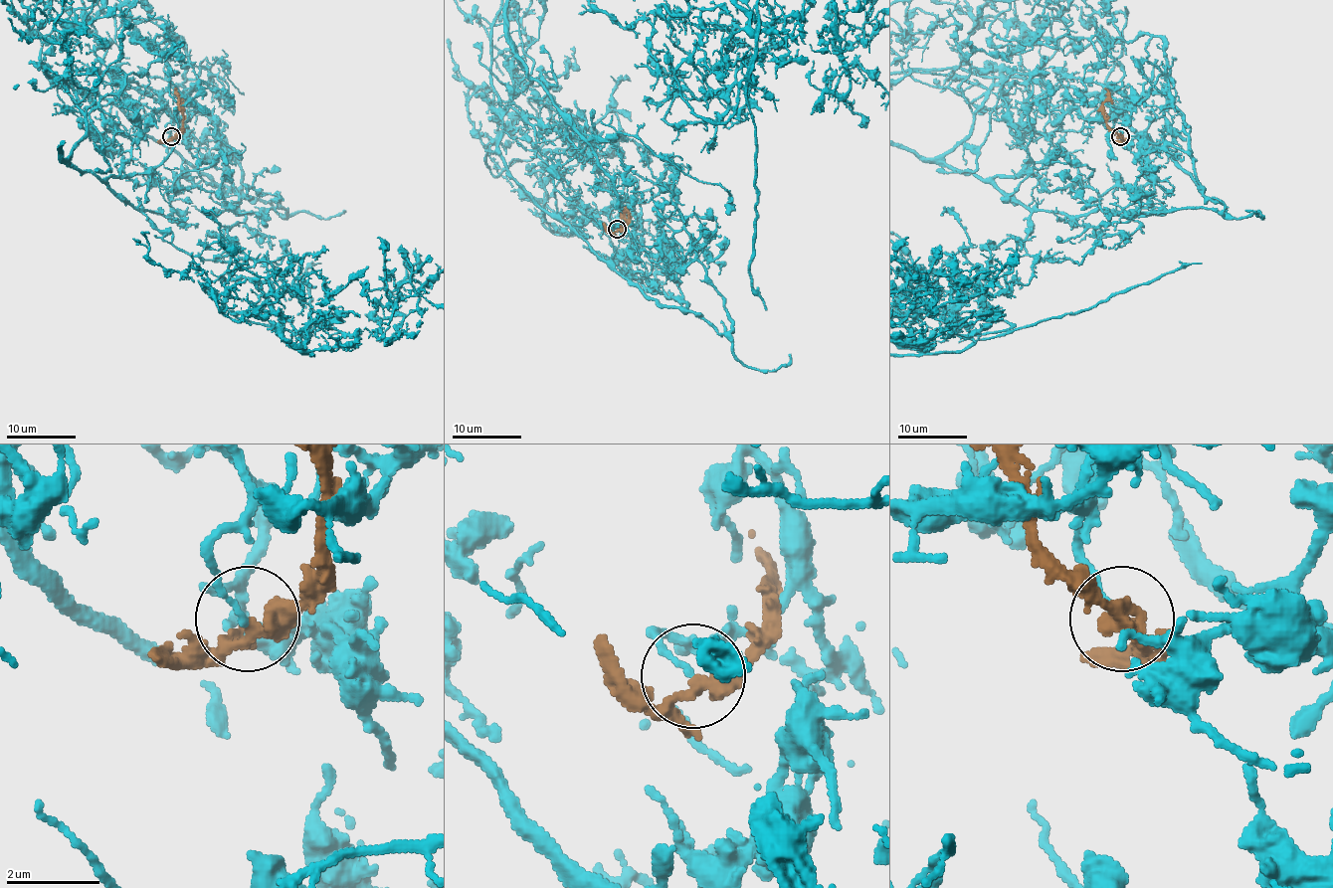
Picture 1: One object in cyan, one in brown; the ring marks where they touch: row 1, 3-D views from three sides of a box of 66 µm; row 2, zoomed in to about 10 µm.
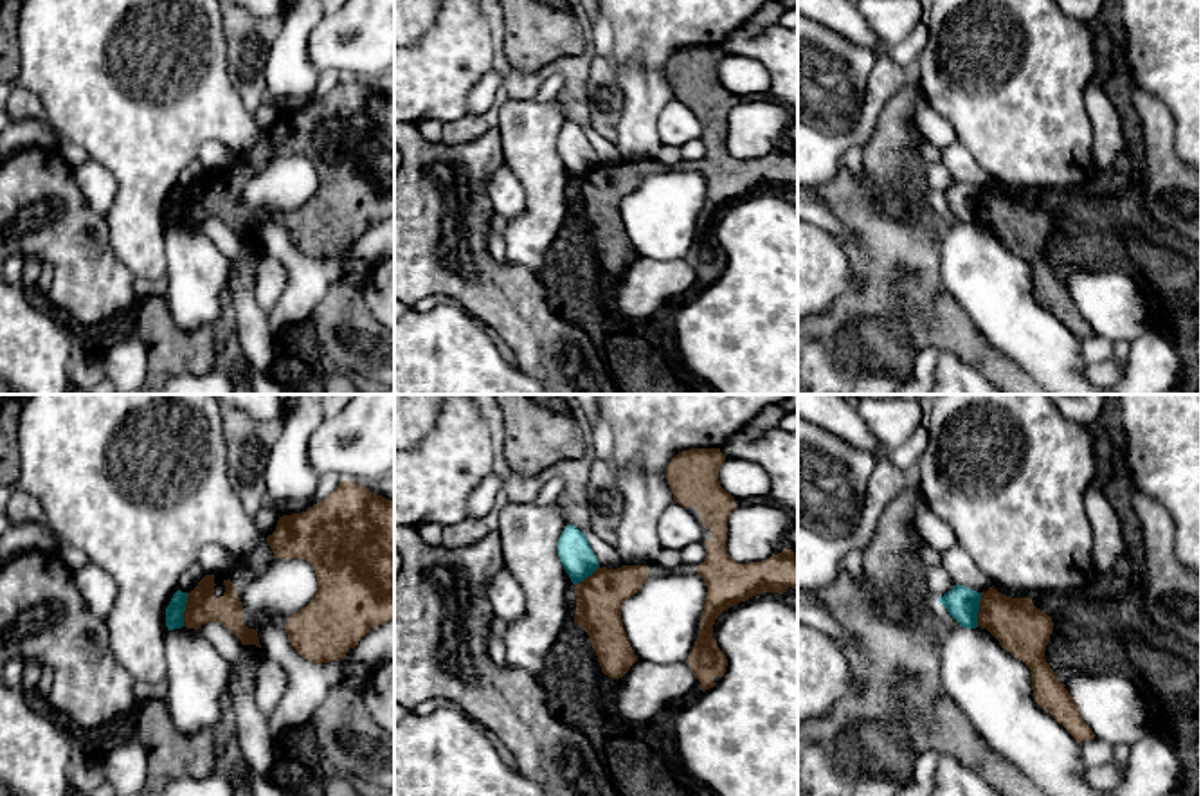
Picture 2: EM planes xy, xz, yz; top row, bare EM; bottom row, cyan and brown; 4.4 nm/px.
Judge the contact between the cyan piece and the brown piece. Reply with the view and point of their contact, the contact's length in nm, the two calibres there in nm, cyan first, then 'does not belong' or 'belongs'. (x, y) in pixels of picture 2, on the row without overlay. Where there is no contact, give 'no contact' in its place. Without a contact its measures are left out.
meets cyan in xy at (184, 206); contact 150 nm long; 80 nm thick on the cyan side, 150 nm on the other; does not belong

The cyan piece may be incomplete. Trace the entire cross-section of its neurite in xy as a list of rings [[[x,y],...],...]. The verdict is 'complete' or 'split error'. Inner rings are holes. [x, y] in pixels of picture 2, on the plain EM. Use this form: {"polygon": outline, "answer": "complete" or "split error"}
{"polygon": [[[180,185],[173,191],[167,205],[166,205],[166,223],[167,227],[184,223],[184,207],[185,207],[187,189]]], "answer": "complete"}

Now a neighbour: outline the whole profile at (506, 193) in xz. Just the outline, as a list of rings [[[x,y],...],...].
[[[506,164],[490,180],[488,194],[493,204],[493,214],[504,218],[508,223],[522,214],[526,207],[526,191]]]

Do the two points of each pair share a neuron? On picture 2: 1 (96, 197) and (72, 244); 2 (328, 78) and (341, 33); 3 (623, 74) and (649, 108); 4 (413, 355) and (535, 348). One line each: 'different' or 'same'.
1: different
2: different
3: same
4: different

